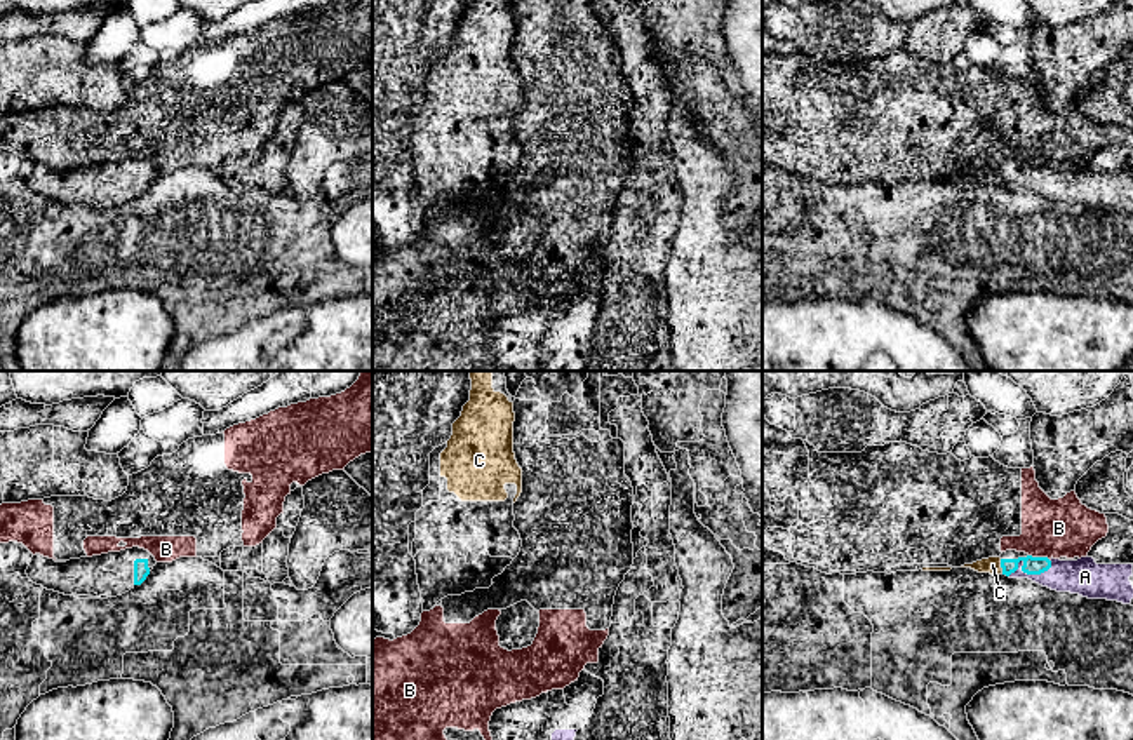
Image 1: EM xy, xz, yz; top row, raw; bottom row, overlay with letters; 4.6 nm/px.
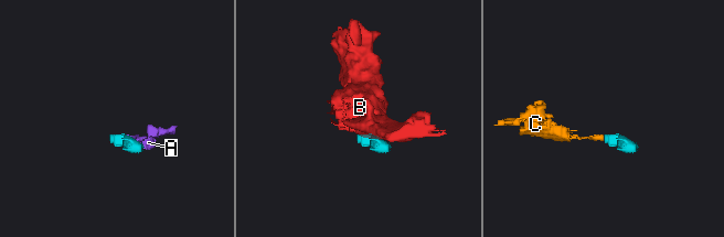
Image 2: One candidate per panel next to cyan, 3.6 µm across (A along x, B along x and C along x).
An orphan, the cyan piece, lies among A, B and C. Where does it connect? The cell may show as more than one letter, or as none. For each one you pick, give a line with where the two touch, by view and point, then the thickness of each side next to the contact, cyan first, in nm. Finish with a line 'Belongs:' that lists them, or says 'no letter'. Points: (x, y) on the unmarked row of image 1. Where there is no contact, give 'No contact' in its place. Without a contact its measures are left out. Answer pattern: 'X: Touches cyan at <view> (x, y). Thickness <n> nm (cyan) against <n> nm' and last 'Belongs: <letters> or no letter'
A: Touches cyan at yz (1031, 183). Thickness 80 nm (cyan) against 170 nm
C: Touches cyan at yz (1001, 176). Thickness 80 nm (cyan) against 80 nm
Belongs: A, C

